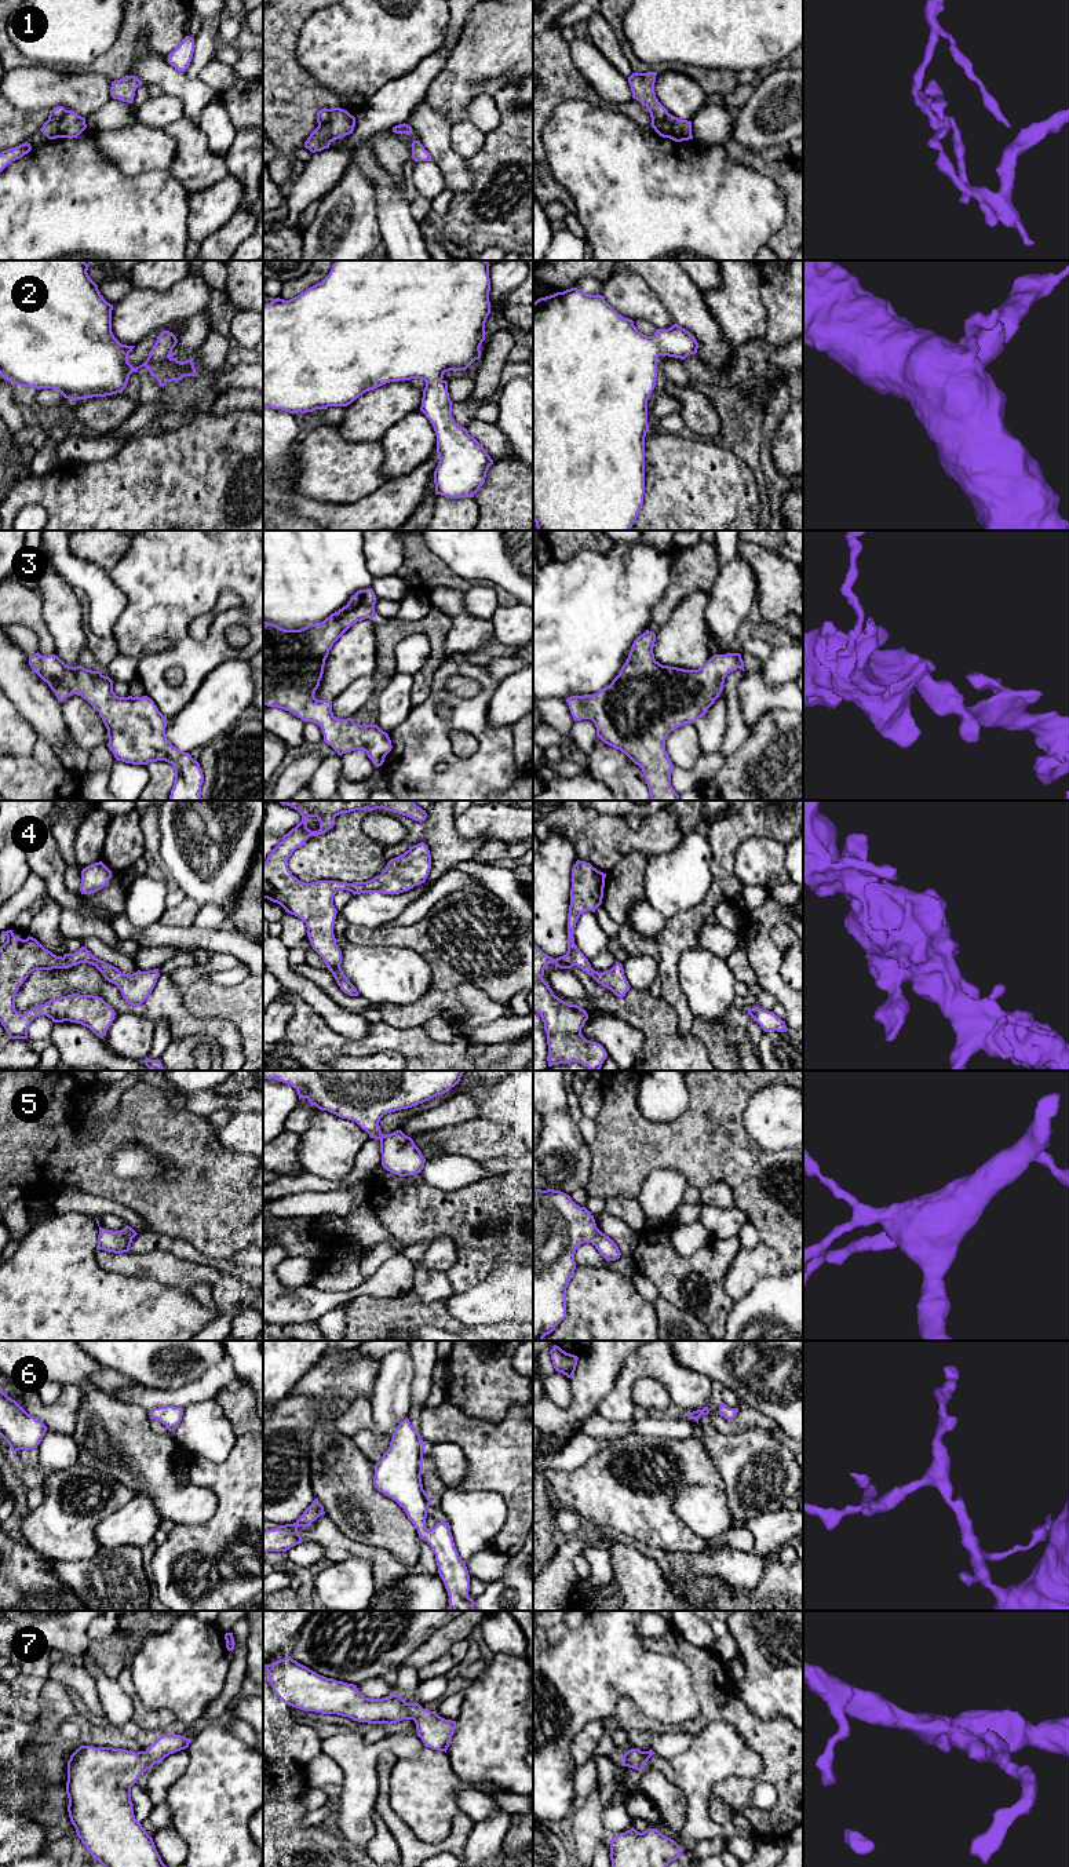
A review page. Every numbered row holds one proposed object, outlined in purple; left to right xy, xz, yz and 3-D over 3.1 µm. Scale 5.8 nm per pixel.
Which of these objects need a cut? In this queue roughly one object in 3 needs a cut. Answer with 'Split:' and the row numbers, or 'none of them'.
Split: 1

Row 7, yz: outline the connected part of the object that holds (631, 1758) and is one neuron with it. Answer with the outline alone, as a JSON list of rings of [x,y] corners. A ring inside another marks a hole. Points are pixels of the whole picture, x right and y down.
[[[631,1749],[623,1755],[621,1765],[636,1769],[636,1771],[642,1771],[653,1754],[656,1753],[652,1749],[649,1751]]]

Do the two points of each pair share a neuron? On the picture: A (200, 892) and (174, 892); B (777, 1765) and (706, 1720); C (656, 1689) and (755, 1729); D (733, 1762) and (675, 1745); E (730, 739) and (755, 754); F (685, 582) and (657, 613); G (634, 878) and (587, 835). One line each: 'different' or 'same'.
A: different
B: same
C: different
D: different
E: different
F: same
G: different

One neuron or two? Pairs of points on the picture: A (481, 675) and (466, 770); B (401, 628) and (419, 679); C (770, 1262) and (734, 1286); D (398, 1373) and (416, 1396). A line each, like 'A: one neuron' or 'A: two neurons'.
A: one neuron
B: one neuron
C: one neuron
D: two neurons

